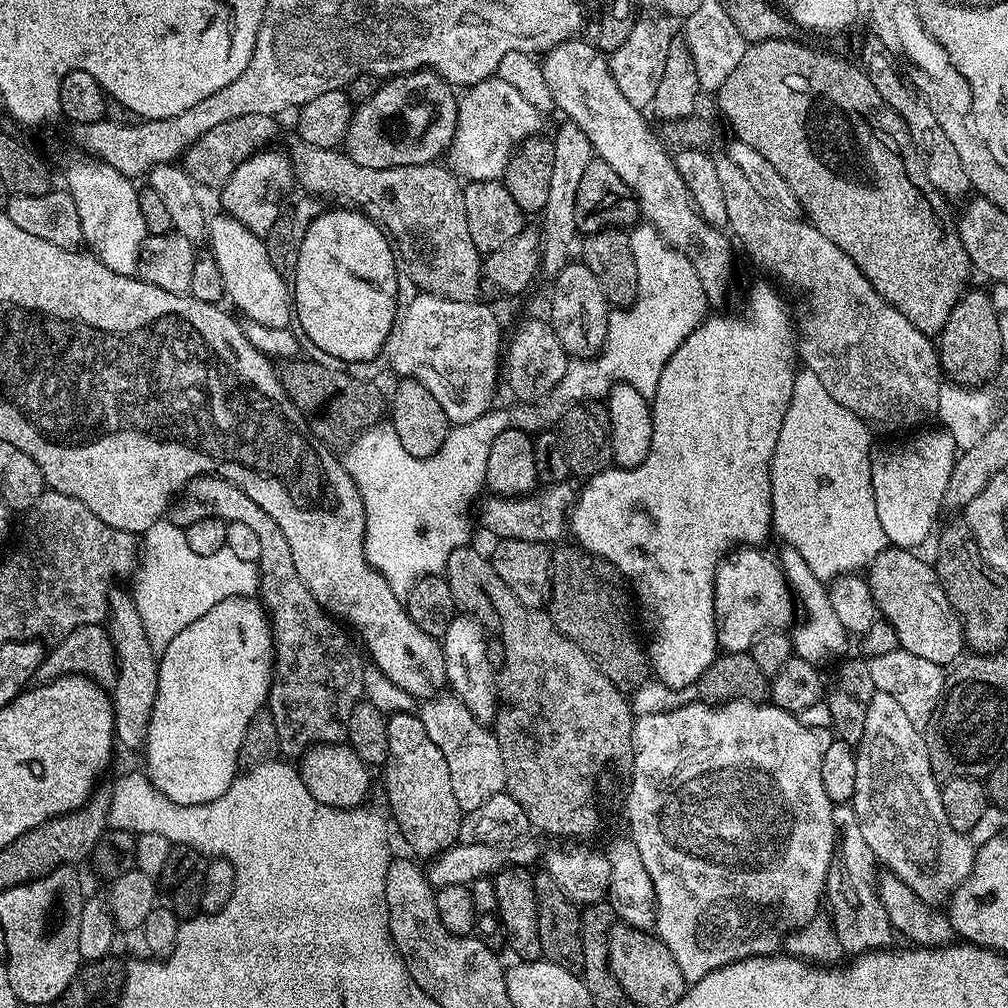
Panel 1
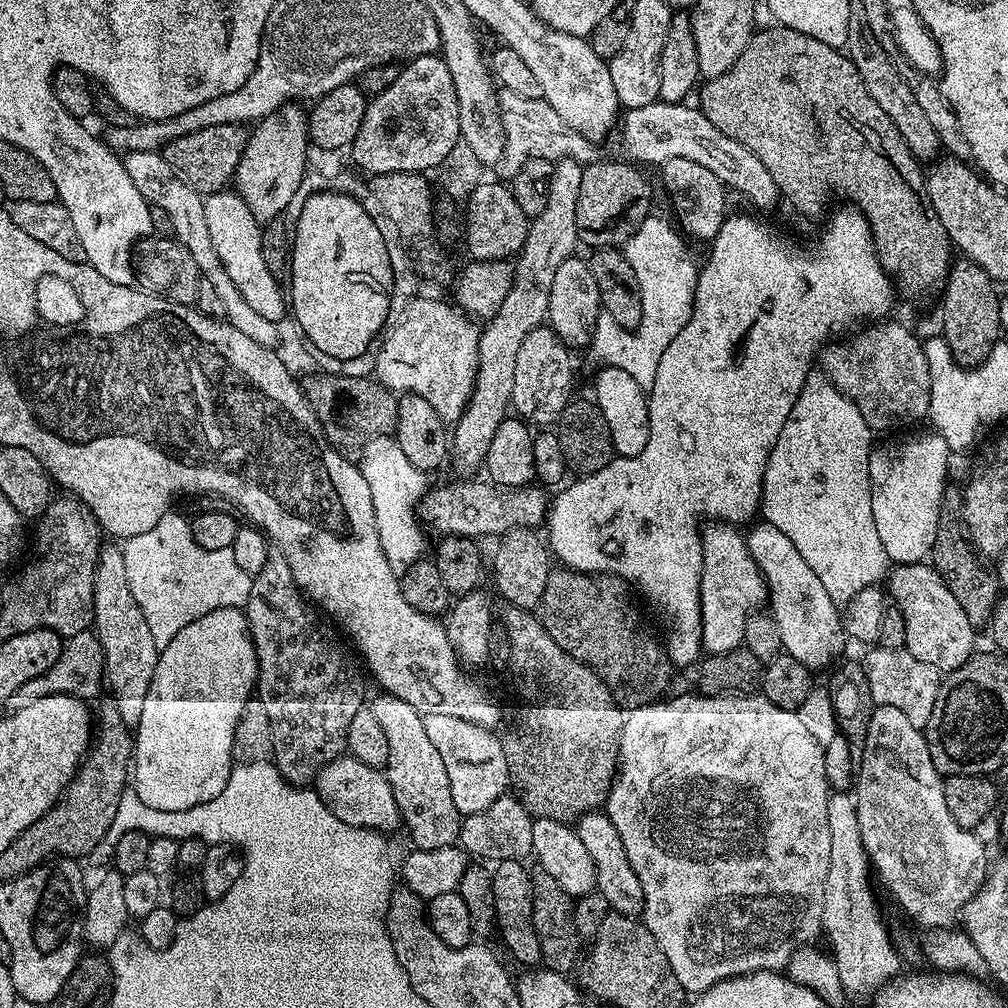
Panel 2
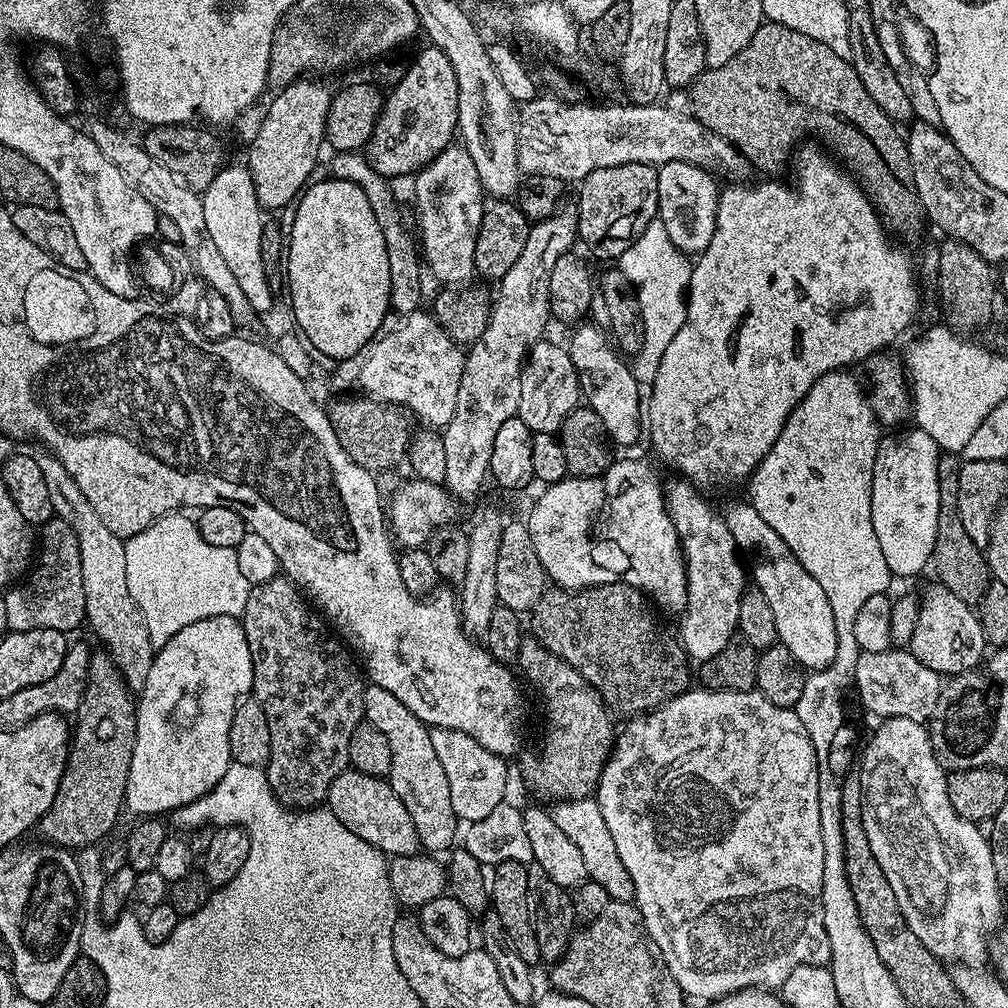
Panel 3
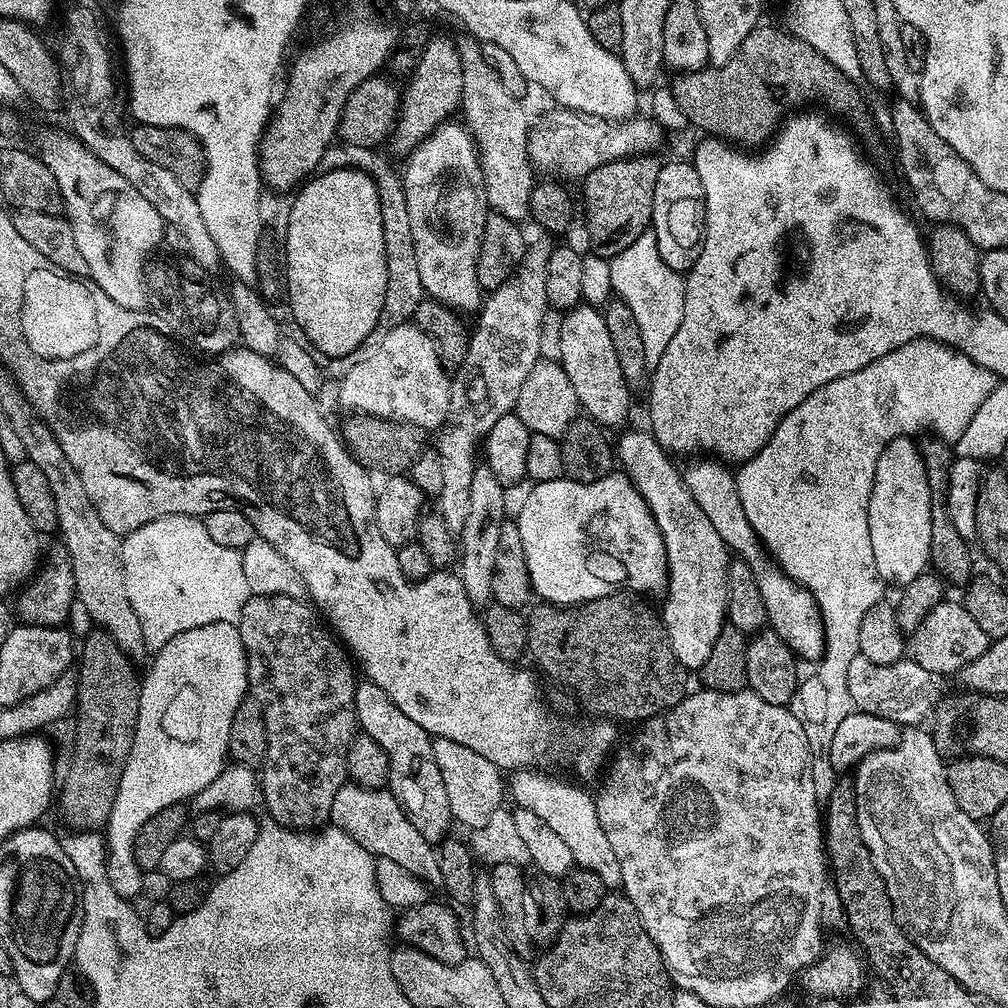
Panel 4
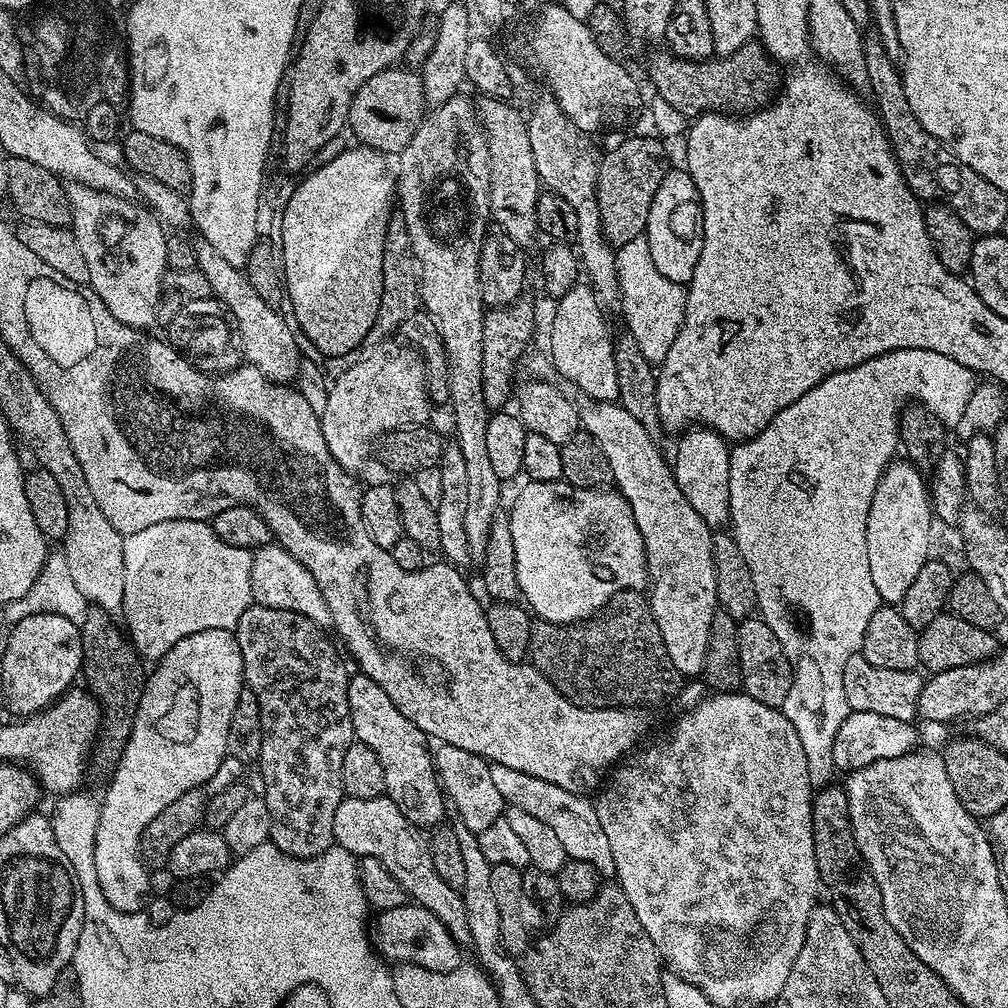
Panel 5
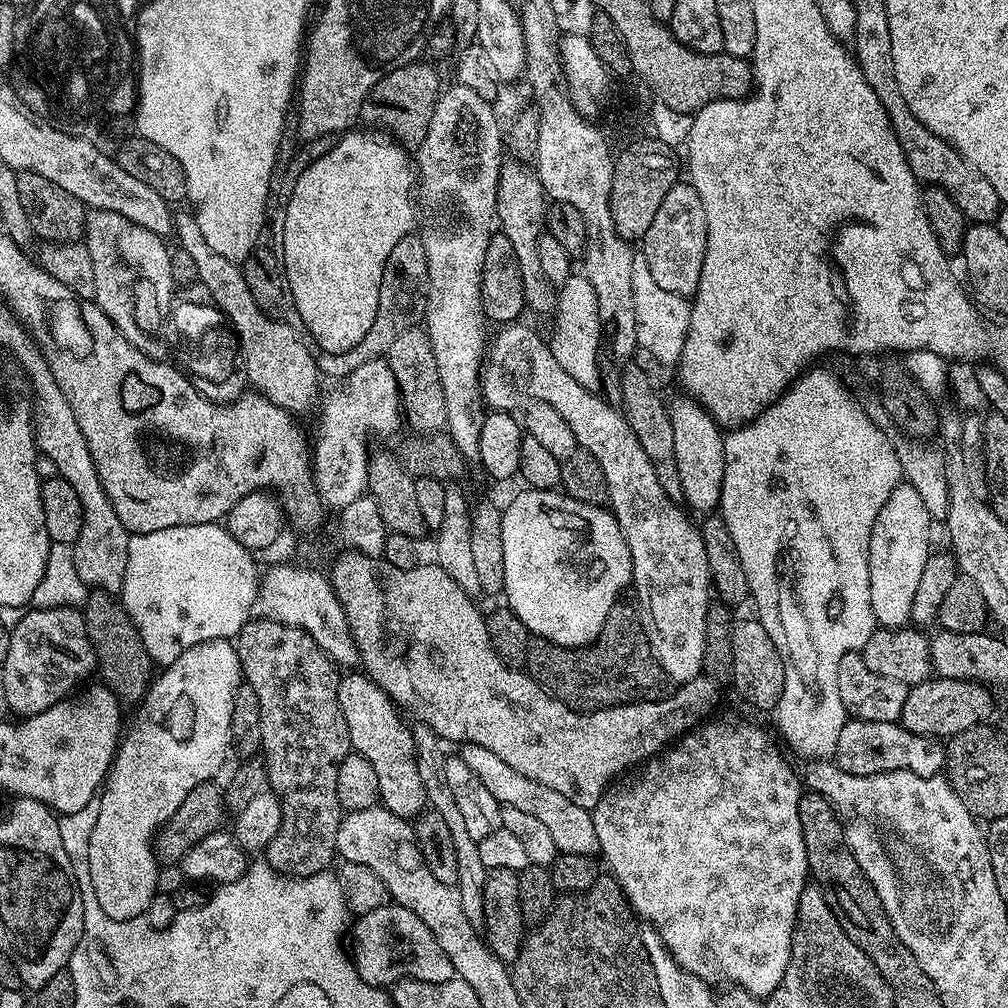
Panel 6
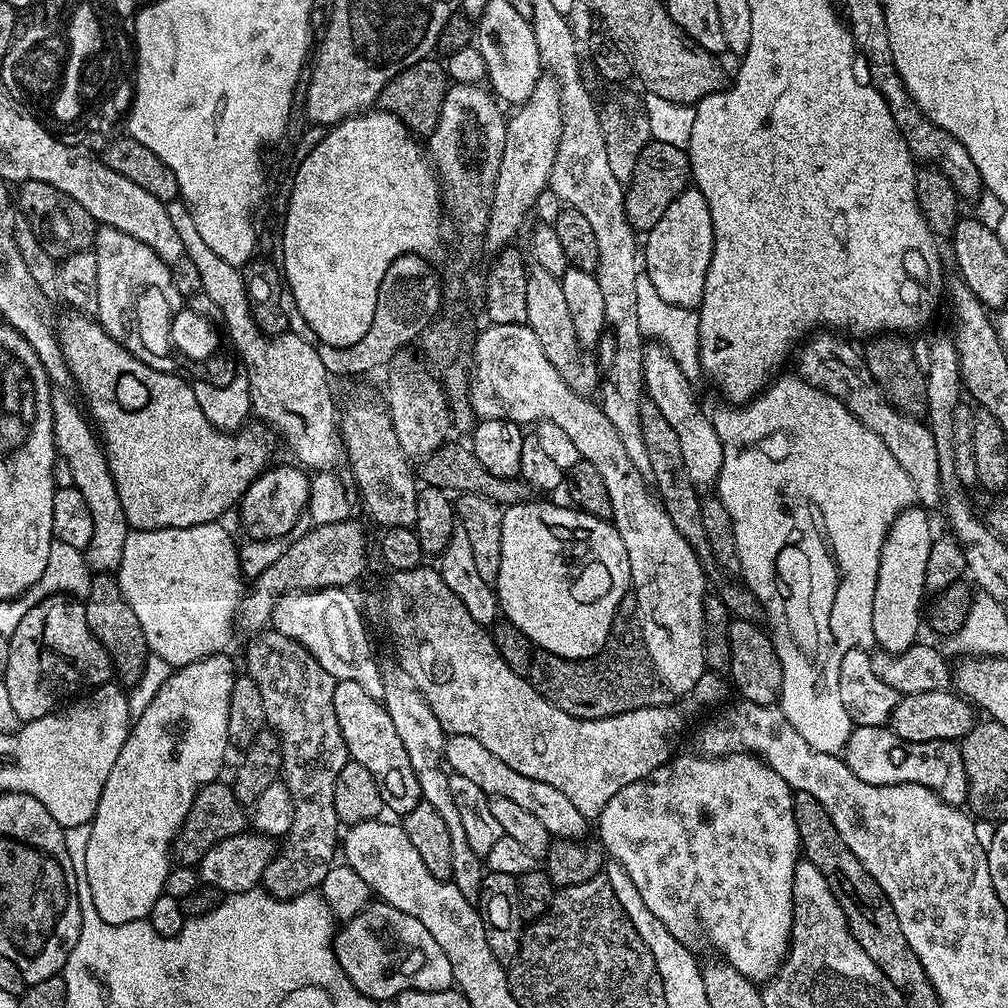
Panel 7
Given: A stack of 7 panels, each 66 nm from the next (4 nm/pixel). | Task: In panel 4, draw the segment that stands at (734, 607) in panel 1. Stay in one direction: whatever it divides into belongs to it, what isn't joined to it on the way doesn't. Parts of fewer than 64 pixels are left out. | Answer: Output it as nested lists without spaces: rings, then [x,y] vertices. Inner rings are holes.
[[[644,430],[644,432],[628,432],[619,441],[614,444],[614,456],[622,467],[623,475],[627,476],[635,488],[640,491],[644,501],[648,503],[648,508],[652,512],[654,522],[658,526],[658,530],[662,534],[662,542],[664,543],[664,553],[666,554],[666,562],[668,563],[668,582],[666,585],[666,593],[668,597],[664,600],[664,612],[662,608],[662,619],[664,621],[664,629],[668,635],[670,646],[676,655],[676,661],[681,664],[686,670],[699,670],[706,662],[706,658],[710,658],[710,650],[714,646],[714,642],[718,638],[718,634],[724,629],[726,623],[726,613],[728,611],[728,565],[730,563],[730,551],[727,545],[722,542],[722,538],[718,538],[718,530],[714,530],[714,525],[710,523],[710,518],[706,518],[706,514],[702,514],[702,509],[699,508],[698,502],[694,502],[694,498],[690,498],[690,490],[686,490],[684,485],[684,478],[681,469],[675,468],[672,465],[673,457],[665,452],[664,447],[653,438],[651,431]]]

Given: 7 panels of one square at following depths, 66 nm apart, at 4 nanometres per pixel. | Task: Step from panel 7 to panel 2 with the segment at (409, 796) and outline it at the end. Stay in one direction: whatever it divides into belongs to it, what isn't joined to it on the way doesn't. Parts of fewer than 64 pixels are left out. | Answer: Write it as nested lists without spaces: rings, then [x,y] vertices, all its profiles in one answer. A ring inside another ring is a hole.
[[[379,694],[371,697],[370,707],[374,719],[386,730],[386,742],[390,745],[390,754],[386,765],[386,775],[390,786],[394,790],[394,802],[398,802],[400,819],[403,827],[408,827],[408,836],[413,845],[422,850],[438,850],[439,848],[453,847],[460,838],[461,815],[454,806],[454,798],[450,795],[450,778],[446,778],[446,762],[442,762],[442,754],[432,745],[426,734],[424,716],[410,702],[402,702],[402,698]]]

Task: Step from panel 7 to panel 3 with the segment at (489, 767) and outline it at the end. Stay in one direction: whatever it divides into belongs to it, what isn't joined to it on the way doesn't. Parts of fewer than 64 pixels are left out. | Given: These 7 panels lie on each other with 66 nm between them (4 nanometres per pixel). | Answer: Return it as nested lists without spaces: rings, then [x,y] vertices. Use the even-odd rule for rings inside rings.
[[[595,799],[569,800],[551,805],[550,813],[558,830],[578,846],[582,852],[582,862],[586,865],[589,880],[598,882],[602,890],[606,890],[609,900],[632,900],[634,882],[630,882],[630,874],[626,874],[626,866],[622,866],[622,858],[618,858],[618,850],[614,847],[614,837],[602,819],[602,810],[598,810]]]

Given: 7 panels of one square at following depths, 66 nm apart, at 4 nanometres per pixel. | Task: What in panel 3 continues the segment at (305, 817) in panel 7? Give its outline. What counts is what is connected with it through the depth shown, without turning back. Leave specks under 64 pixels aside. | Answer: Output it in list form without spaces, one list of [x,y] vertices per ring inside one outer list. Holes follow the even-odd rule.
[[[277,574],[273,576],[272,579],[255,585],[255,587],[249,591],[248,597],[246,598],[246,610],[242,617],[242,623],[244,626],[244,633],[246,634],[246,642],[250,646],[250,658],[252,659],[251,695],[262,706],[262,710],[266,710],[266,722],[270,722],[270,758],[266,765],[267,787],[272,787],[269,788],[271,795],[279,798],[281,804],[286,808],[307,810],[323,805],[328,799],[328,791],[334,782],[334,778],[338,778],[338,774],[342,774],[349,767],[350,734],[354,734],[354,730],[364,720],[365,677],[362,675],[357,661],[350,655],[349,649],[333,635],[329,625],[313,611],[309,601],[305,599],[300,589],[283,574]]]

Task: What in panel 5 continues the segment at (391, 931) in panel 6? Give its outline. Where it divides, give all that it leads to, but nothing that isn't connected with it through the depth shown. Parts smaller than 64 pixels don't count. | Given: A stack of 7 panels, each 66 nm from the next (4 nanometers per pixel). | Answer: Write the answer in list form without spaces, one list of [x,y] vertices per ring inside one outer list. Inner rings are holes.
[[[409,902],[397,908],[385,908],[379,916],[380,921],[374,924],[374,944],[385,961],[417,964],[435,972],[453,972],[461,967],[460,948],[448,933],[449,925],[422,905]]]

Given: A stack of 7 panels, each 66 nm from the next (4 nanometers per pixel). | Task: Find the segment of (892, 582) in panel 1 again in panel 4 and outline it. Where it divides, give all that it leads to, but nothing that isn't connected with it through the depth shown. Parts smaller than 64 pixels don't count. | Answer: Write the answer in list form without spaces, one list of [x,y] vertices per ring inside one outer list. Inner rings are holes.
[[[945,598],[938,606],[934,606],[934,610],[930,610],[930,614],[926,614],[926,622],[922,622],[922,626],[911,633],[910,656],[918,662],[918,666],[922,666],[922,670],[930,670],[933,676],[943,678],[947,672],[959,673],[962,666],[982,655],[989,643],[982,626],[970,618],[963,603],[956,601],[955,604],[951,598]]]

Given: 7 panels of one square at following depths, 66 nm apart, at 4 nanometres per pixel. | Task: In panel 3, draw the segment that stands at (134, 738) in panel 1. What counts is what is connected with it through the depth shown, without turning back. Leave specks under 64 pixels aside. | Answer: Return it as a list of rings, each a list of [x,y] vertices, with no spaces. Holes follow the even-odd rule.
[[[40,450],[35,453],[35,458],[46,481],[46,491],[50,494],[53,513],[76,531],[78,554],[82,558],[82,590],[86,590],[84,619],[87,627],[92,627],[93,634],[104,643],[101,644],[103,651],[107,652],[114,666],[118,666],[124,685],[138,694],[146,686],[146,678],[156,657],[156,649],[150,642],[150,630],[146,630],[142,610],[138,610],[126,586],[124,540],[106,530],[102,518],[94,510],[94,506],[86,502],[86,494],[78,490],[78,482],[70,478],[70,474],[57,456],[53,456],[47,450]]]

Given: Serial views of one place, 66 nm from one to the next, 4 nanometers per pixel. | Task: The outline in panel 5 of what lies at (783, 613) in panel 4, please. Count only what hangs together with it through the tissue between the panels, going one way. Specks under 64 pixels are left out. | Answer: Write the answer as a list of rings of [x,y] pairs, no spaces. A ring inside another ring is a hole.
[[[696,426],[688,431],[679,437],[681,440],[676,444],[676,461],[673,459],[670,464],[678,482],[678,490],[682,490],[682,498],[694,506],[702,522],[706,522],[713,530],[723,529],[729,523],[730,514],[729,441],[707,426]]]

